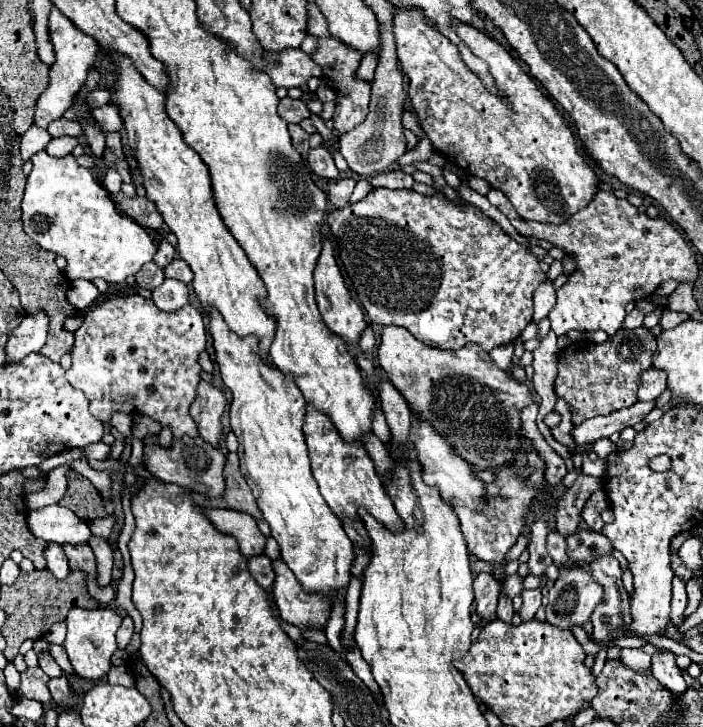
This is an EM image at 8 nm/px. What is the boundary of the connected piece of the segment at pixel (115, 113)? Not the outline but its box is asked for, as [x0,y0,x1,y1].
[93,103,123,133]

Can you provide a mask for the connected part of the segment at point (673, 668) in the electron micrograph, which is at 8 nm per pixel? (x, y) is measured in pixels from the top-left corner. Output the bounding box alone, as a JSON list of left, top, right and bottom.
[651,651,687,697]

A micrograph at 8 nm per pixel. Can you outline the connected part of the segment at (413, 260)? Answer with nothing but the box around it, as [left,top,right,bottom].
[327,187,545,351]

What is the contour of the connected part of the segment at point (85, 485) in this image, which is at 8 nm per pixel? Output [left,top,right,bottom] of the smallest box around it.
[59,471,107,521]

